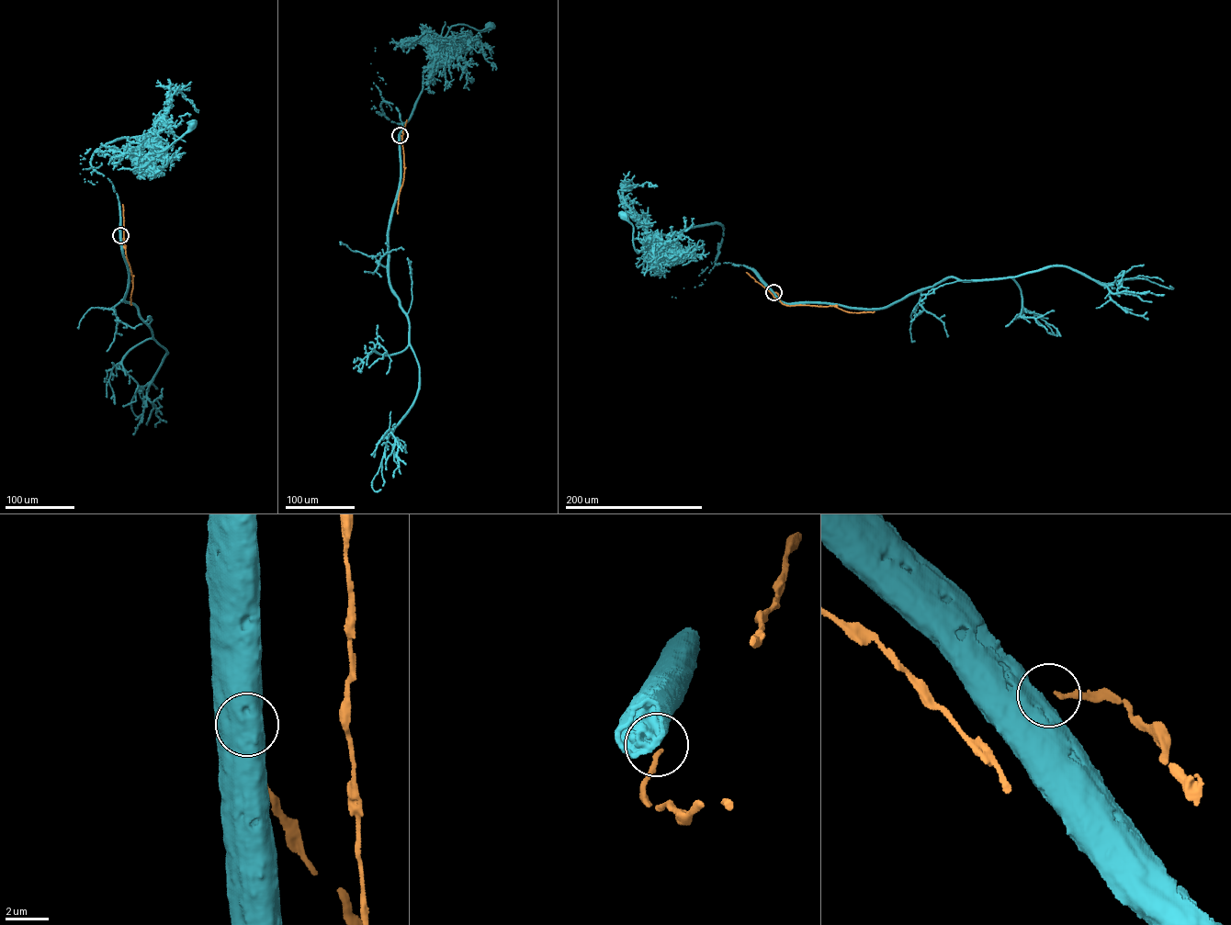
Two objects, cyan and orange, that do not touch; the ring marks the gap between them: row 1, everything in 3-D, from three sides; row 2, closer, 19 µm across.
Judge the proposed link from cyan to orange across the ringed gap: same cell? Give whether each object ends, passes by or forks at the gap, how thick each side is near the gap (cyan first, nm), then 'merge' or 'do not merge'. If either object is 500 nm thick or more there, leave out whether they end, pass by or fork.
850/220 nm | do not merge

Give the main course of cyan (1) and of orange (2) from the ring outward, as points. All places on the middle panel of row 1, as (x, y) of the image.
1: (399, 135), (398, 107), (383, 101), (385, 117), (404, 123), (451, 27), (490, 25)
2: (400, 135), (402, 135), (404, 177), (397, 214)

